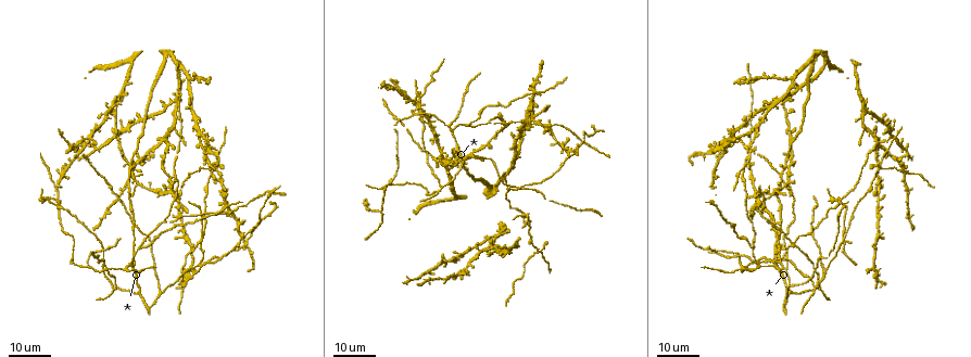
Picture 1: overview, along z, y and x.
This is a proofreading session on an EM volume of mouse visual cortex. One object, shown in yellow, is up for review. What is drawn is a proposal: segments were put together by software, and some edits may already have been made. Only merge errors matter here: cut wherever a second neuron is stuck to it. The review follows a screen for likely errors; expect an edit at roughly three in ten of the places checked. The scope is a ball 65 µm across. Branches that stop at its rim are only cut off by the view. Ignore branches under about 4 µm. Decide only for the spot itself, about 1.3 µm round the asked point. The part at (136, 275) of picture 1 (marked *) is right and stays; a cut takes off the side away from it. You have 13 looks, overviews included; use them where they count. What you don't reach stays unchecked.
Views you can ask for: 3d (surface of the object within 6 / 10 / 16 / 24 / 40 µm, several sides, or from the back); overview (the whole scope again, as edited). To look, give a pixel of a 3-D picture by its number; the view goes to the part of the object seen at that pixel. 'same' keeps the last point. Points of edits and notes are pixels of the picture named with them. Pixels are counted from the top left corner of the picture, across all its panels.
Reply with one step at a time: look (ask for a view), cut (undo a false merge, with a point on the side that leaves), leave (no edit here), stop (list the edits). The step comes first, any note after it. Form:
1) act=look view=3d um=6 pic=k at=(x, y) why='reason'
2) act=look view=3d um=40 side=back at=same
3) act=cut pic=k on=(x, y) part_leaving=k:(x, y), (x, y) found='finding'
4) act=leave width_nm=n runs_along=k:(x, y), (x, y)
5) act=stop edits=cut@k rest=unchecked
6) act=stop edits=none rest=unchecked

act=look view=3d um=24 pic=1 at=(908, 197) why='side arm on a straight run'

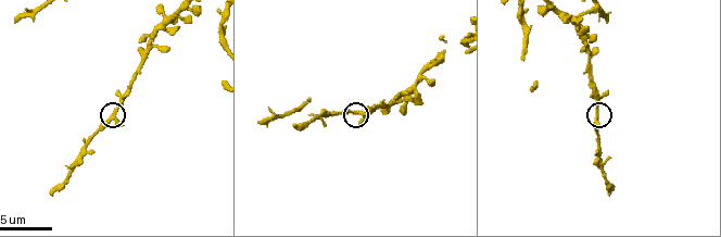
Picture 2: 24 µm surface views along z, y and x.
act=look view=3d um=6 pic=2 at=(116, 108)

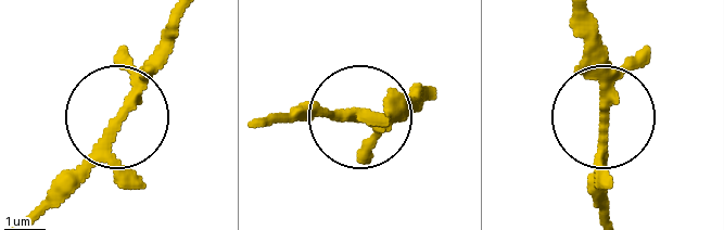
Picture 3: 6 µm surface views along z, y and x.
act=leave runs_along=3:(581, 13), (608, 127), (598, 206) found='continuous, no second neuron'

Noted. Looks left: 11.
act=look view=3d um=24 pic=1 at=(880, 166) why='looks like a crossing'

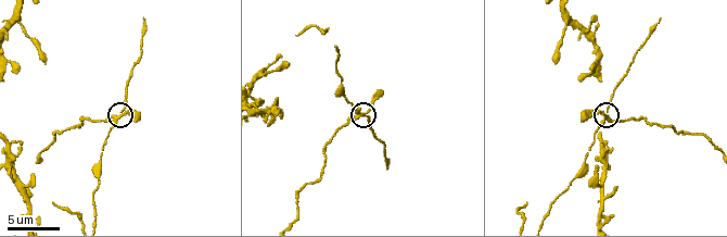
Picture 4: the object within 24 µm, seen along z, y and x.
act=look view=3d um=10 pic=4 at=(113, 117) why='closer look'

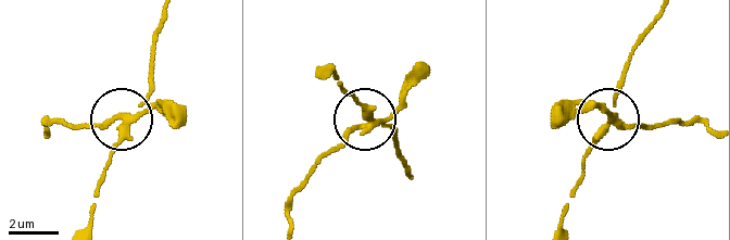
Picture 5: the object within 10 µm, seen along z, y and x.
act=look view=3d um=10 side=back pic=5 at=(126, 120)

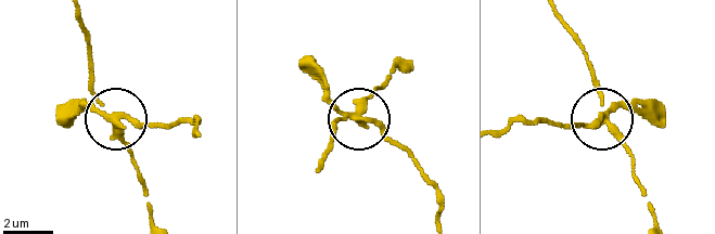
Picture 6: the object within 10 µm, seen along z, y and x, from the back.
act=cut pic=6 on=(85, 108) width_nm=240 found='two neurons meet here'

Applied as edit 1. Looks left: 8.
act=look view=overview

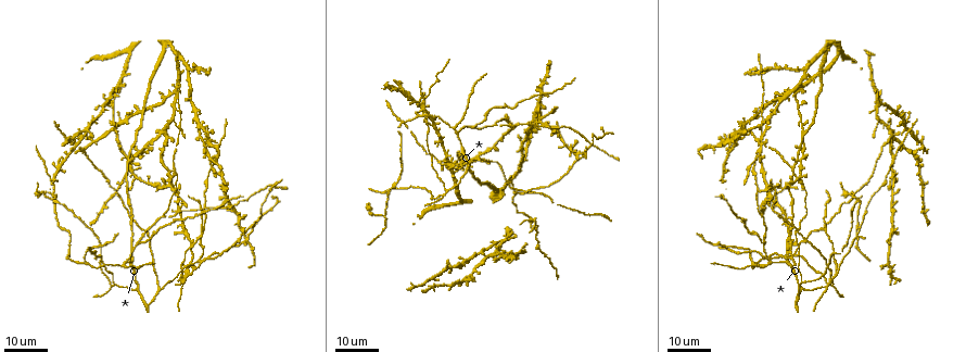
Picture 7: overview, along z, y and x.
act=look view=3d um=16 pic=7 at=(184, 278) why='two arms in line, one across'

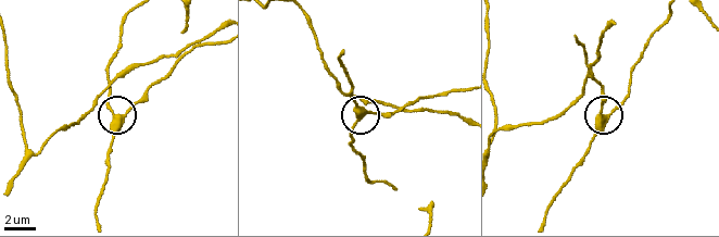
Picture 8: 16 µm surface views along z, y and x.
act=look view=3d um=10 pic=8 at=(606, 117) why='closer look'

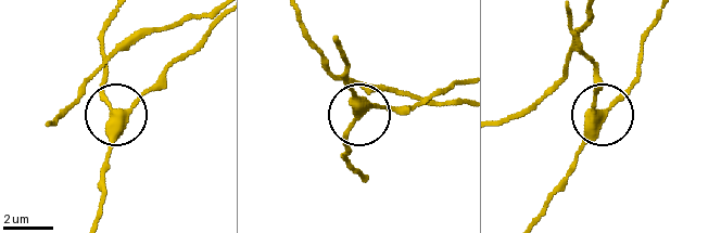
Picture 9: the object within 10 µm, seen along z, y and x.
act=leave runs_along=9:(49, 123), (198, 17), (104, 165) found='continuous, no second neuron'

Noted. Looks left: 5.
act=look view=3d um=24 pic=7 at=(469, 166) why='three-way junction'

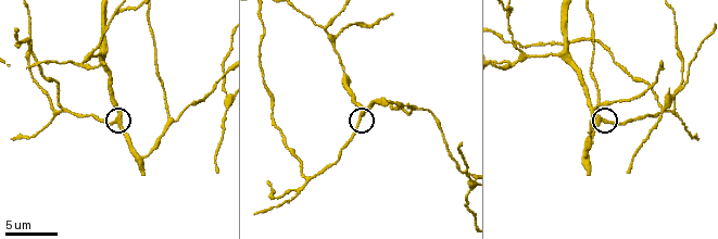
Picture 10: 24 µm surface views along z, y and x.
act=look view=3d um=10 pic=10 at=(361, 112) why='closer look'

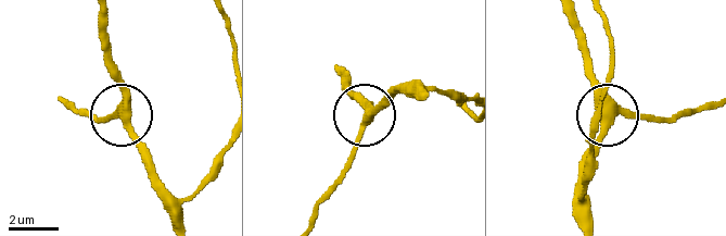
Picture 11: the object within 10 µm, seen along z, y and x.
act=leave arms=3 found='one neuron here'

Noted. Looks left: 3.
act=look view=3d um=24 pic=7 at=(83, 132) why='branch point'

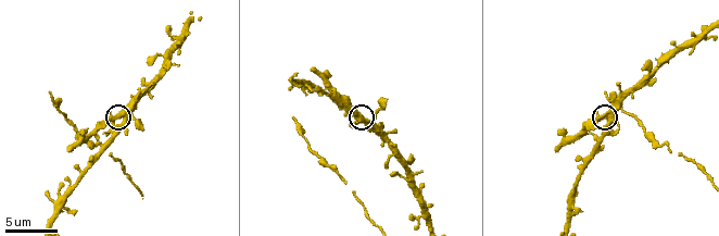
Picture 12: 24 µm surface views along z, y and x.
act=look view=3d um=10 pic=12 at=(115, 117)

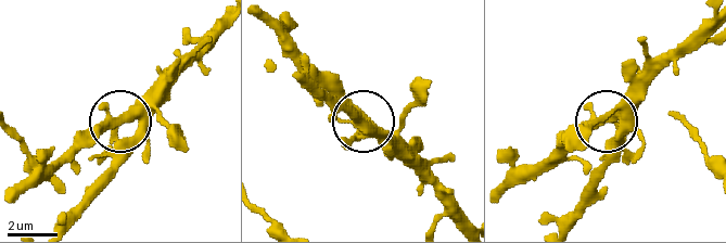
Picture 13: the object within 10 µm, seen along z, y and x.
act=look view=3d um=6 pic=13 at=(120, 120)

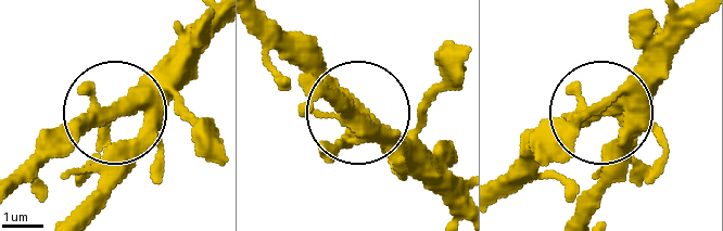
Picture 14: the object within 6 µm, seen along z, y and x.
act=leave found='continuous, no second neuron'

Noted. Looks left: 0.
act=stop edits=cut@6 rest=unchecked

